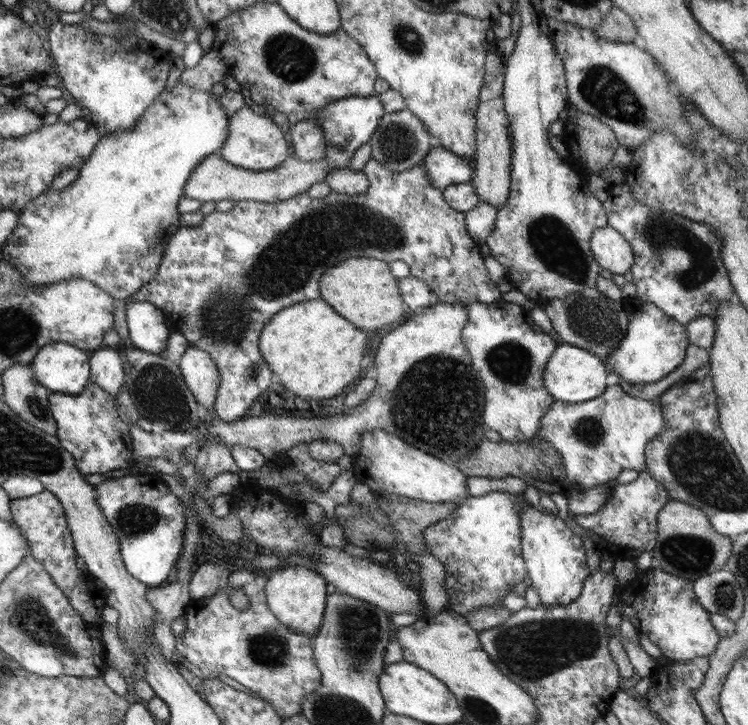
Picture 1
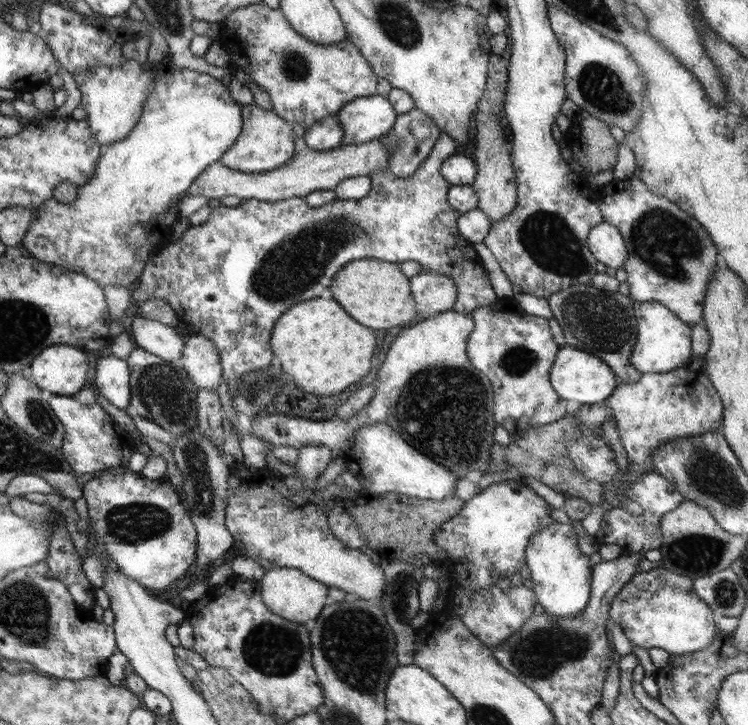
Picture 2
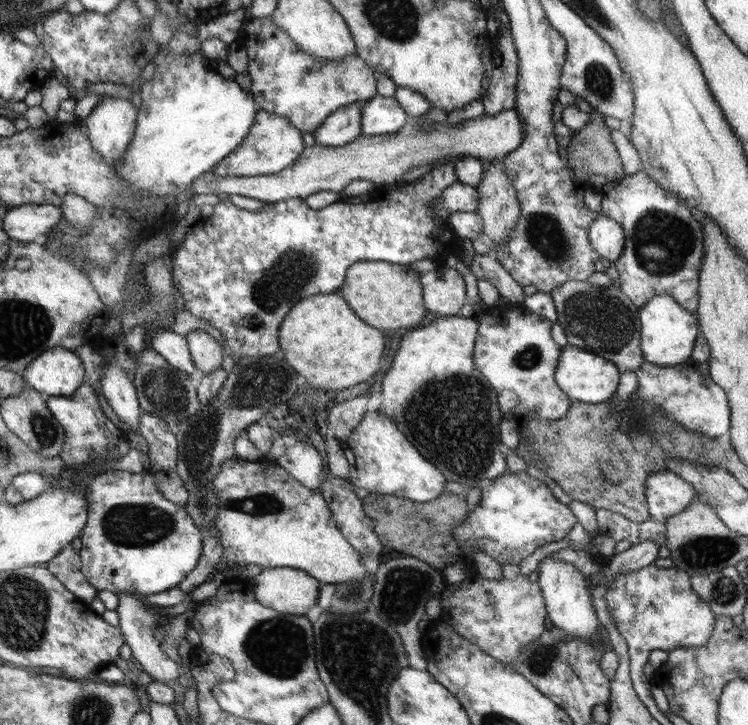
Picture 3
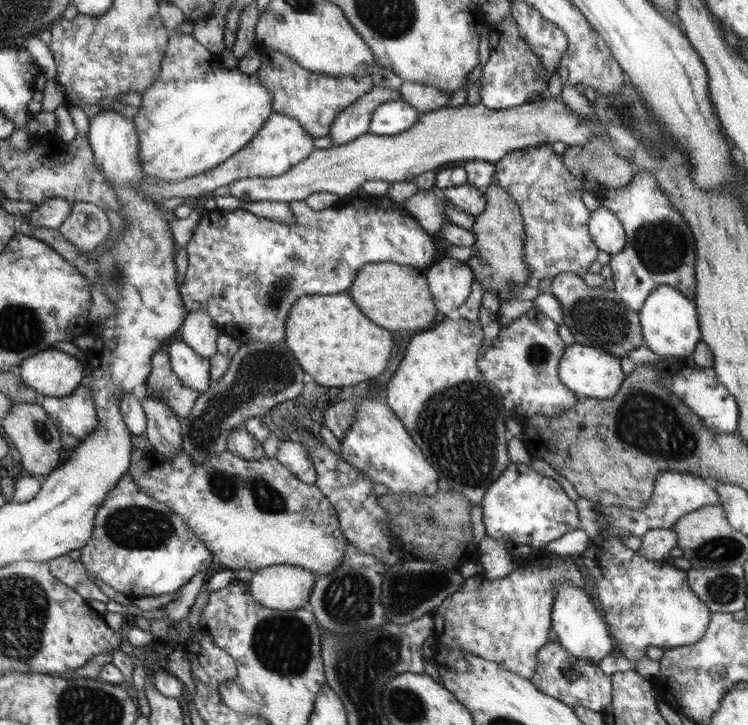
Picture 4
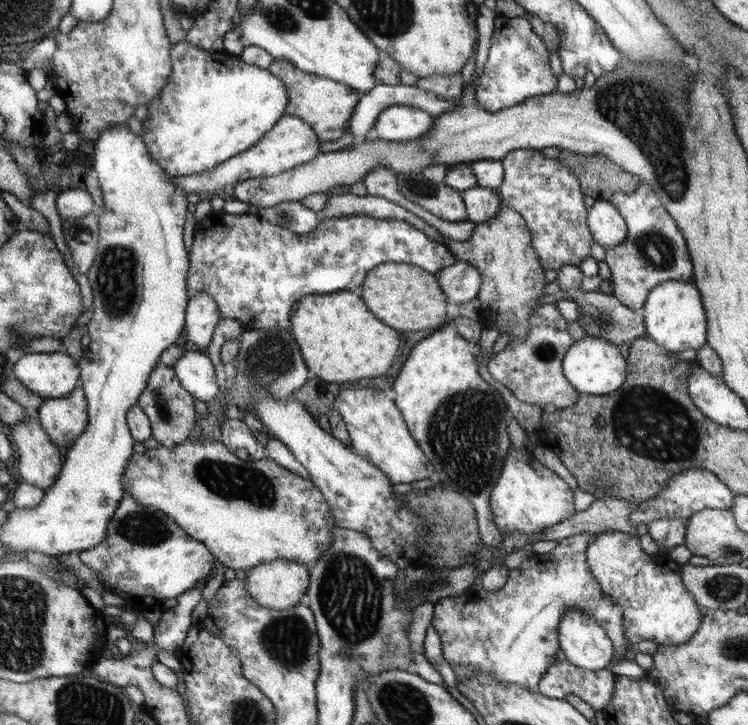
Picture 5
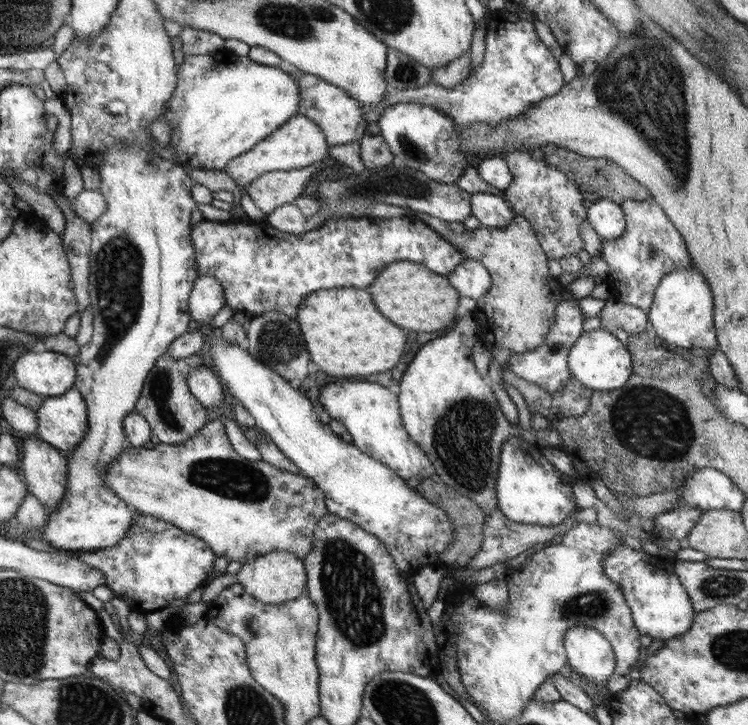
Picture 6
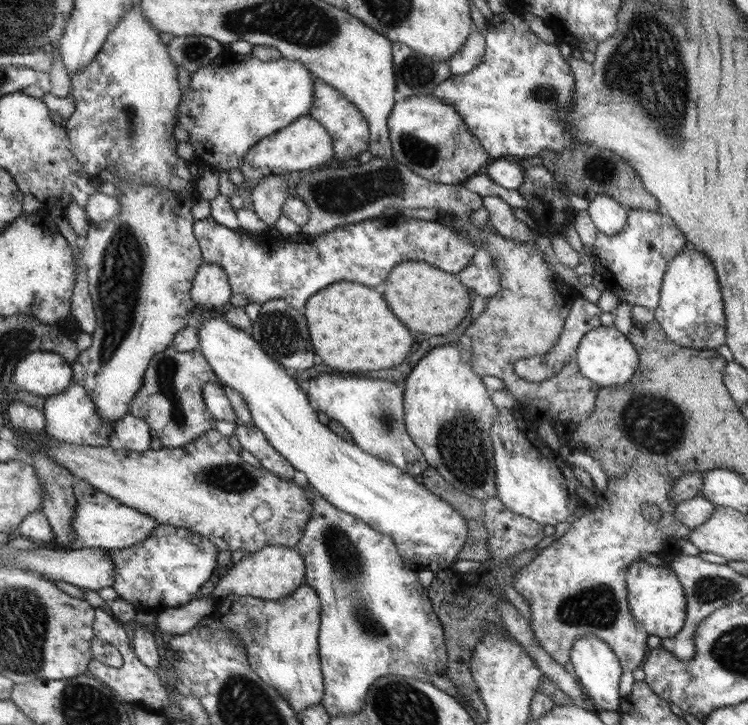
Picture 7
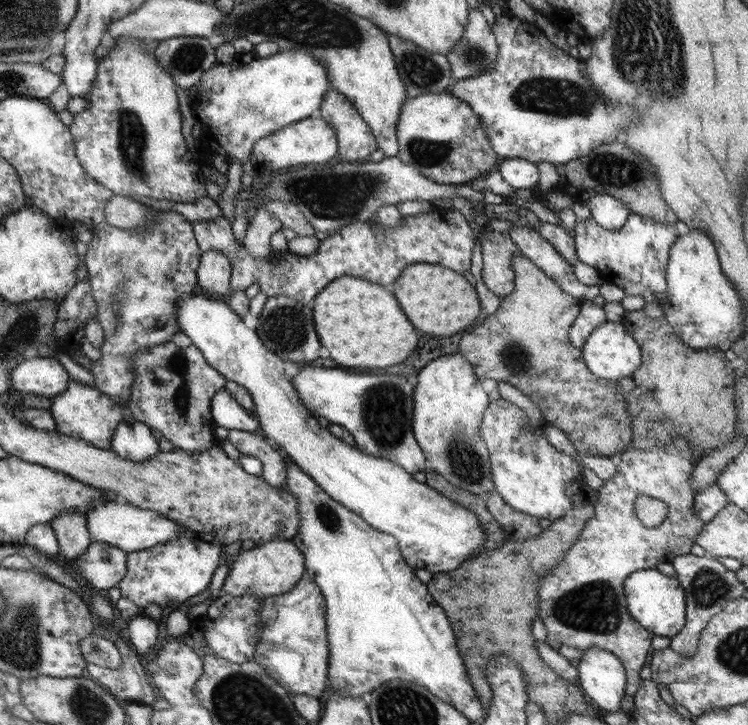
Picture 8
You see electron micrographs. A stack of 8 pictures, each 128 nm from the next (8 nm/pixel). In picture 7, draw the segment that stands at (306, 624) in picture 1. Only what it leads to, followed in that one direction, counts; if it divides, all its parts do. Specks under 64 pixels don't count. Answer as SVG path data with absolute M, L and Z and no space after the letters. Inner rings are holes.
M283 546L264 547L238 563L231 563L221 572L216 581L212 600L216 601L229 595L252 596L261 600L280 600L305 585L305 559L296 549Z

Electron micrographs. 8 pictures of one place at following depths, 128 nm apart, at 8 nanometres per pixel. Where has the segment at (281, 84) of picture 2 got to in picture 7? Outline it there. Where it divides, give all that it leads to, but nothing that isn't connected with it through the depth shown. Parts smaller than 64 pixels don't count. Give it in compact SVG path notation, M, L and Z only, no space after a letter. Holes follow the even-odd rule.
M316 80L316 95L309 116L320 122L333 138L334 158L338 163L346 163L346 158L354 158L368 150L368 138L371 137L368 134L367 118L343 93L334 89L333 85L326 84L326 81Z

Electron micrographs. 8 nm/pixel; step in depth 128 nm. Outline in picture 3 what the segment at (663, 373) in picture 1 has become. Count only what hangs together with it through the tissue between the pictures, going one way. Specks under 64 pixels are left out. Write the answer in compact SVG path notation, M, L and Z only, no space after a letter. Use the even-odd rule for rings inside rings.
M653 296L648 303L639 308L638 319L641 324L640 350L645 361L655 366L674 366L692 356L698 338L697 317L686 311L673 296Z

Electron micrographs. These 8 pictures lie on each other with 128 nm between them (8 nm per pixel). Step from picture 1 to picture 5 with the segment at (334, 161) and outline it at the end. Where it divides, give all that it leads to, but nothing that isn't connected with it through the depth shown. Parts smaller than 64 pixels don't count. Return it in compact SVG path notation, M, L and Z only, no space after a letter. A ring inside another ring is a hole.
M409 105L389 107L381 112L373 135L390 142L420 140L433 131L433 117L424 109Z

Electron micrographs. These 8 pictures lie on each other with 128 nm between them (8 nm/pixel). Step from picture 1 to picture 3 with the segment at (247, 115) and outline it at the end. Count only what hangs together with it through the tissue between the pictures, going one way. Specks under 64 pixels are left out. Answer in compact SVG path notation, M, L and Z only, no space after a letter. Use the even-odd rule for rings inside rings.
M263 109L257 113L253 128L249 131L241 146L233 154L226 156L213 170L218 176L264 176L278 174L286 168L292 168L304 150L303 133L285 117Z

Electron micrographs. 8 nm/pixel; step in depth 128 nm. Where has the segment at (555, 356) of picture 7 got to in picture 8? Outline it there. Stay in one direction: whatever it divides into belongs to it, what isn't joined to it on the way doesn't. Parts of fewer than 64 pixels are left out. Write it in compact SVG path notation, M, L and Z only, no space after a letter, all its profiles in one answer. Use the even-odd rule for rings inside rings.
M593 301L581 302L581 314L576 322L570 327L569 337L578 348L584 346L586 339L596 331L601 324L606 322L605 310Z

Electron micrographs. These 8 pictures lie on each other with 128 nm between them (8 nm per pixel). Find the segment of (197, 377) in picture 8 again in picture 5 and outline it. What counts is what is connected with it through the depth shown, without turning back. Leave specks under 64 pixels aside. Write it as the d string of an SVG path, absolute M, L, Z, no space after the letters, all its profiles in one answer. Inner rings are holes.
M161 362L149 376L149 384L144 394L140 396L140 406L146 416L153 421L153 436L159 444L172 448L186 442L192 428L197 425L197 413L194 409L195 396L190 393L178 380L173 367L165 366Z

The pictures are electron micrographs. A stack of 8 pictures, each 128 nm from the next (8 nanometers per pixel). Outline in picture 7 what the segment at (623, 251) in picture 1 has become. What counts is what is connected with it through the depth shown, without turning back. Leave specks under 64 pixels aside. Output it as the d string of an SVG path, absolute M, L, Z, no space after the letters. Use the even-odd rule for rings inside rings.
M598 196L589 202L586 210L599 233L618 235L628 223L629 208L611 196Z

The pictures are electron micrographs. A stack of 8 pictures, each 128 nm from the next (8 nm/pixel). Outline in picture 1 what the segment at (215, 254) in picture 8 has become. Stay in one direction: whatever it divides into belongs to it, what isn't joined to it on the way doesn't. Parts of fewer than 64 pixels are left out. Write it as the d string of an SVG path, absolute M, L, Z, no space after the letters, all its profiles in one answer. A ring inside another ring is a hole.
M190 345L176 363L196 403L214 409L220 382L218 368L210 353Z

